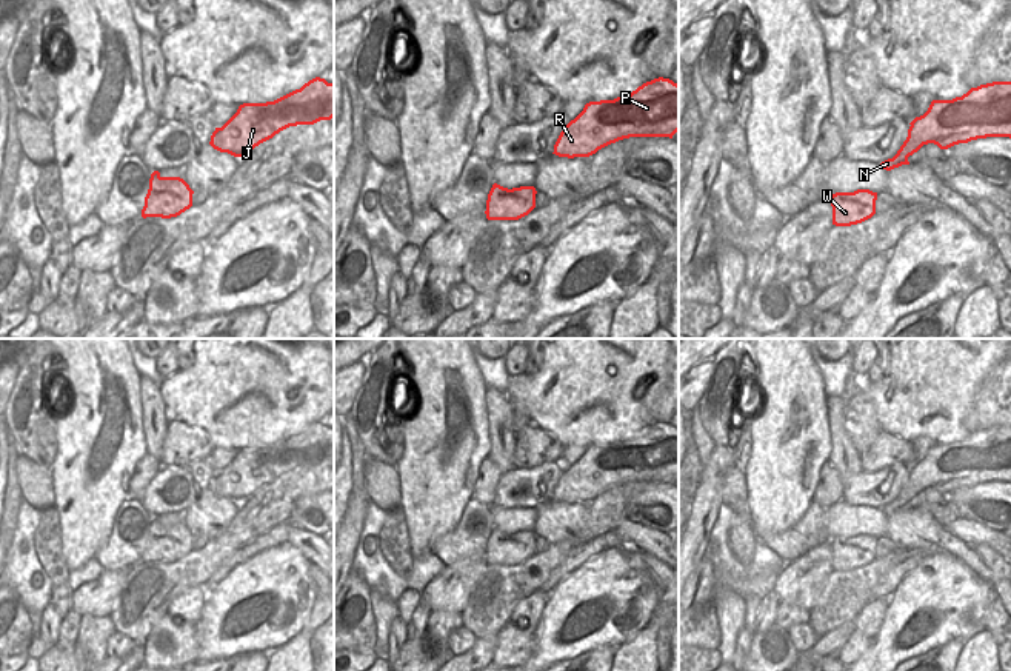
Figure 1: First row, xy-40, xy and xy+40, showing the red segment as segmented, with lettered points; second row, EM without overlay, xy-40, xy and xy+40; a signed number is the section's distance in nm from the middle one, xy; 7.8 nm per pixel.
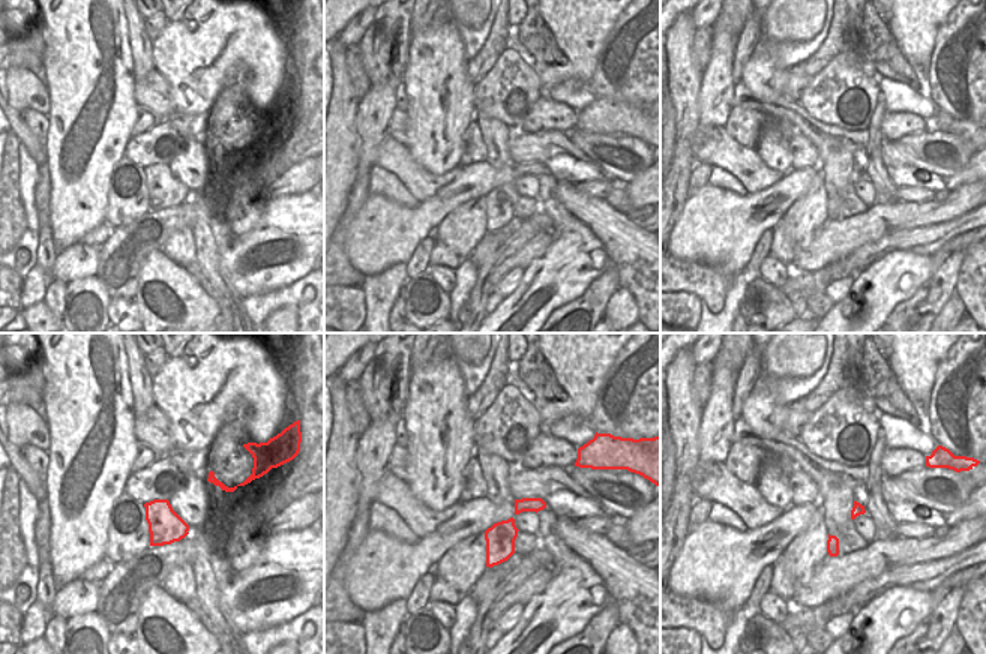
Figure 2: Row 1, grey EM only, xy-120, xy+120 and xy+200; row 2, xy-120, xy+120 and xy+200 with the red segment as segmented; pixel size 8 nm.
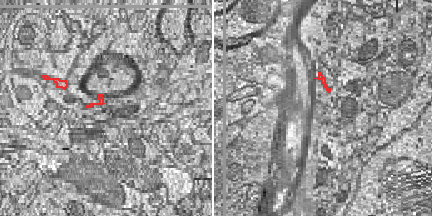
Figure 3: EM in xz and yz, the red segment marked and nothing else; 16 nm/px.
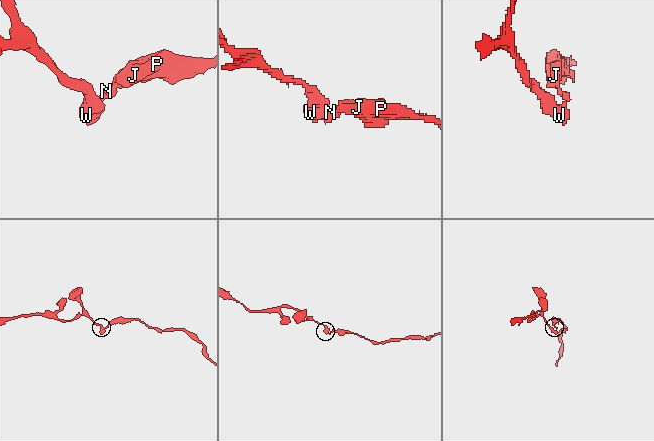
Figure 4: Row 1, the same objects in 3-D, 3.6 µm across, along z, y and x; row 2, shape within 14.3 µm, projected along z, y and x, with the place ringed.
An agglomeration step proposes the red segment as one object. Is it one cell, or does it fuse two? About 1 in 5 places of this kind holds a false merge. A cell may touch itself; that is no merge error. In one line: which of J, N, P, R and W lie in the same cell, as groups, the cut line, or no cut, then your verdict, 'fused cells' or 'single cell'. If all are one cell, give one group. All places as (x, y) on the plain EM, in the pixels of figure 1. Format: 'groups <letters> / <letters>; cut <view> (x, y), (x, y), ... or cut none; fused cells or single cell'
groups J N P R W; cut none; single cell

